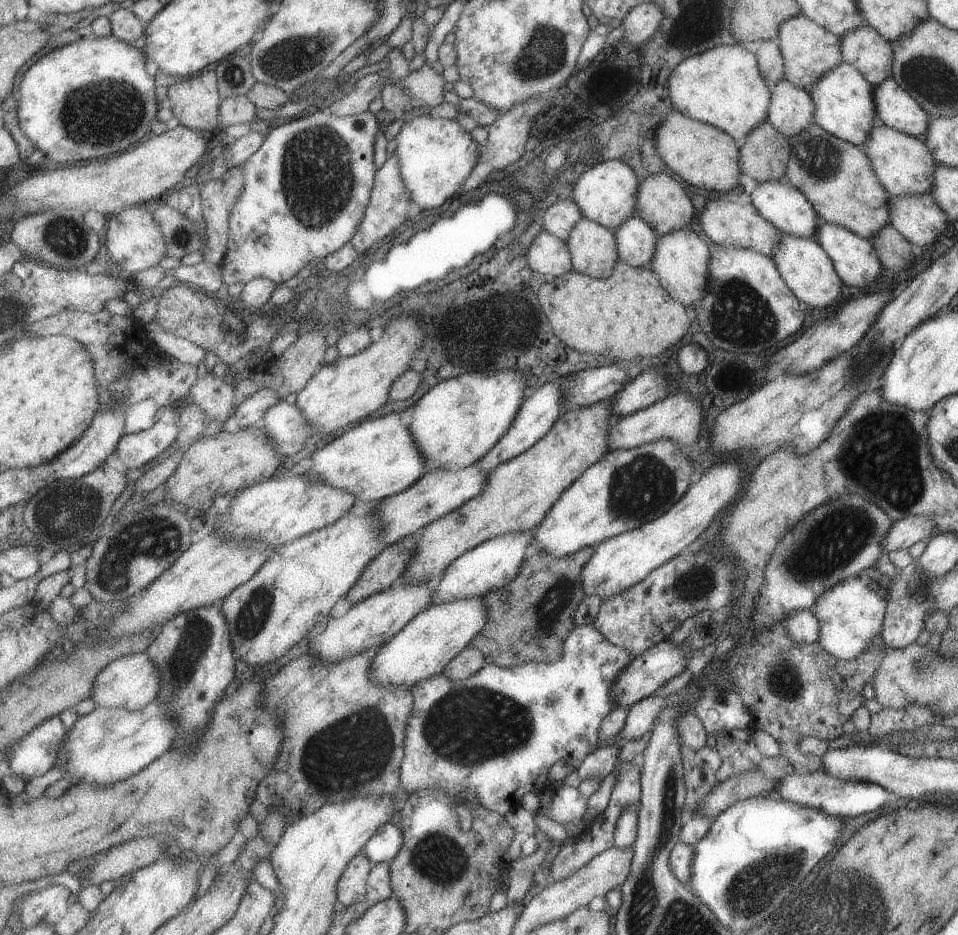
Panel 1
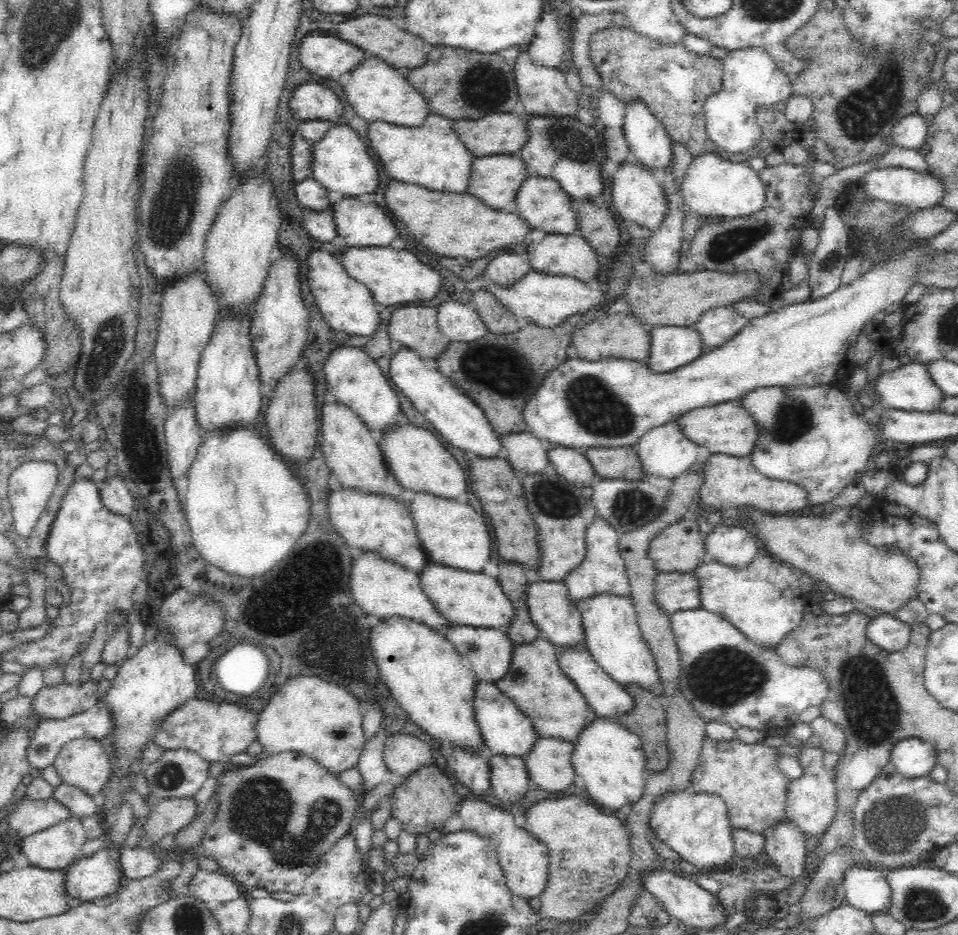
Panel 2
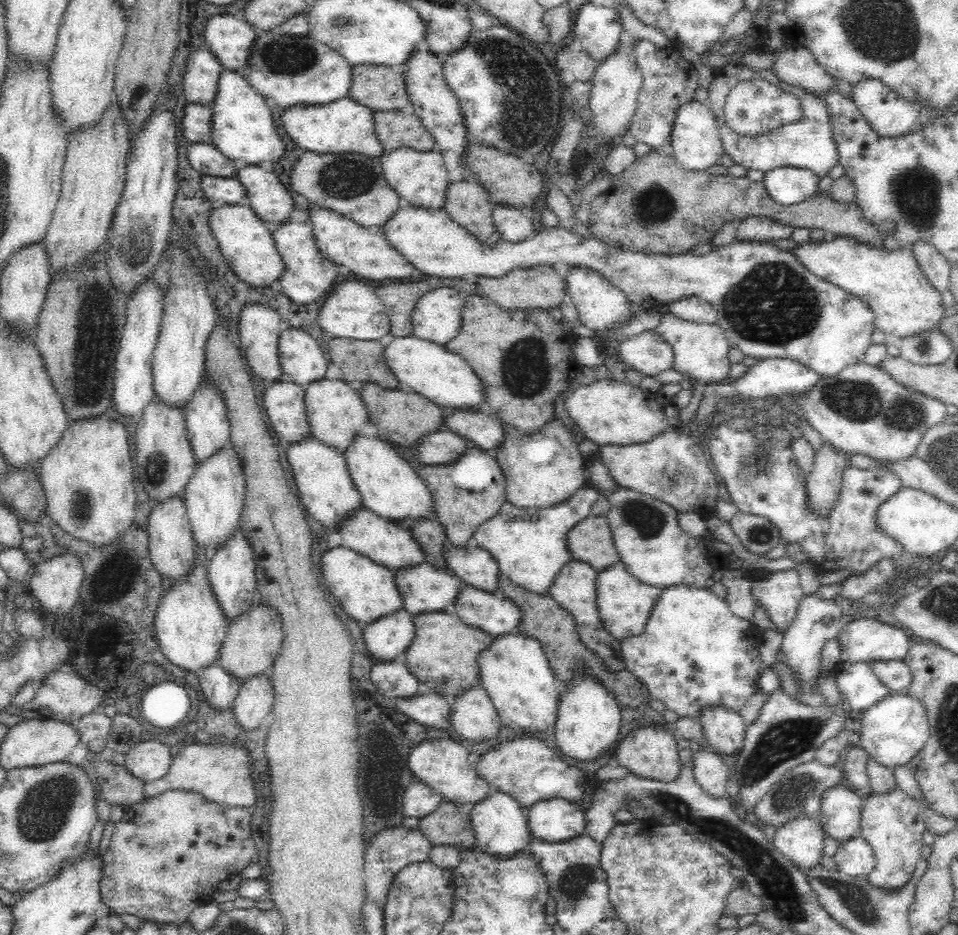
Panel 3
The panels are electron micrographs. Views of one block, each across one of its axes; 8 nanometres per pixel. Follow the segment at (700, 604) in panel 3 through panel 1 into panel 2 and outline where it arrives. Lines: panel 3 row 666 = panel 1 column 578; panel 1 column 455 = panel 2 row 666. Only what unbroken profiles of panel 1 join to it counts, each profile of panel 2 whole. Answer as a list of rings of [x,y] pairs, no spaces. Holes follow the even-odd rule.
[[[696,608],[672,613],[670,623],[681,660],[679,687],[686,700],[705,722],[724,722],[736,729],[746,727],[770,733],[773,728],[784,731],[799,722],[799,717],[810,706],[819,707],[828,694],[828,682],[810,667],[790,666],[782,663],[773,648],[762,648],[746,638],[728,620],[717,613]]]

